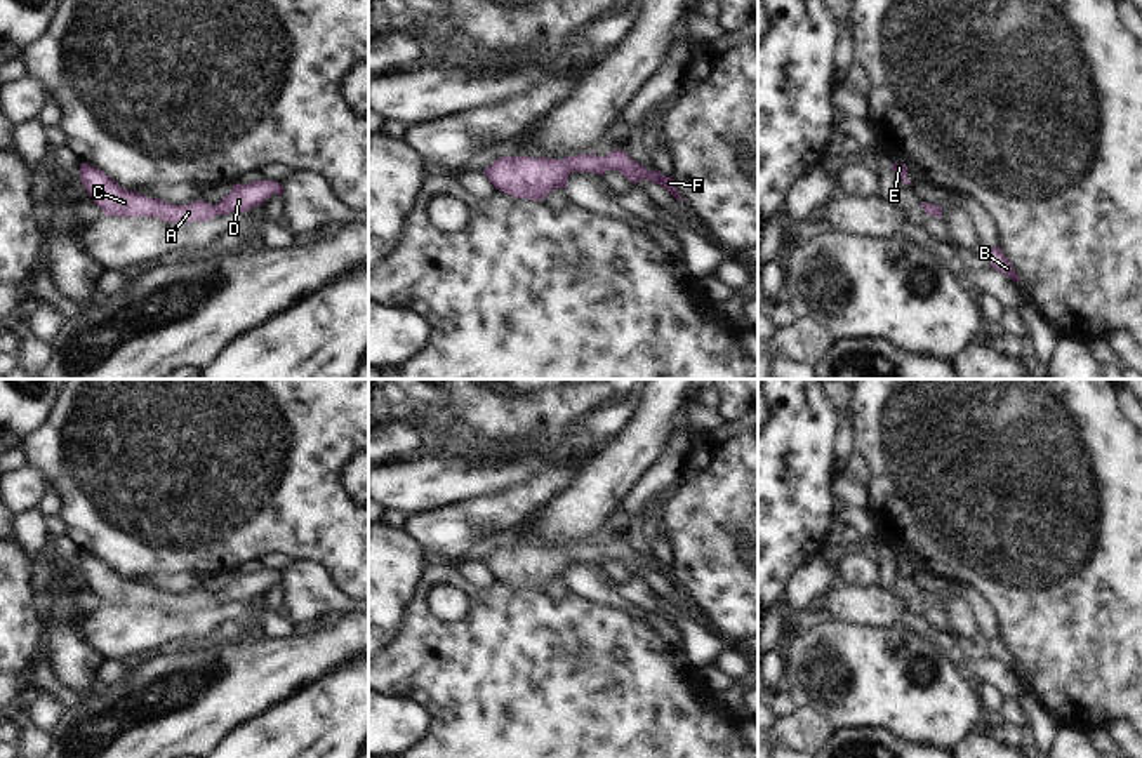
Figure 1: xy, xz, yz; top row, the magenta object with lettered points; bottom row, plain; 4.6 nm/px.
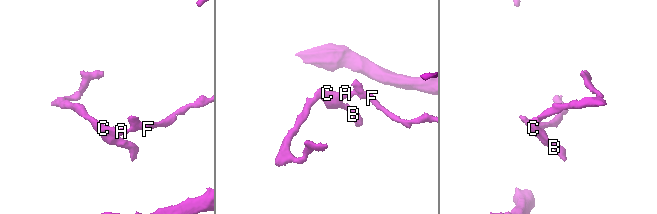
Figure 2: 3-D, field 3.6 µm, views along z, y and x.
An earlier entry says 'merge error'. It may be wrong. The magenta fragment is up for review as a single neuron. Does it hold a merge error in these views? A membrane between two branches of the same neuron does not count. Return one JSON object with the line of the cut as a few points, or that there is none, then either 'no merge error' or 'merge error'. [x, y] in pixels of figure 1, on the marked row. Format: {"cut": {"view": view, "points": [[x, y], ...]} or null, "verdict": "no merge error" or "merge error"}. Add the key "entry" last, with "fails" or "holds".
{"cut": null, "verdict": "no merge error", "entry": "fails"}

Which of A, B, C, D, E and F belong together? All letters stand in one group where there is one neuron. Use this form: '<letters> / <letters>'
A B C D E F

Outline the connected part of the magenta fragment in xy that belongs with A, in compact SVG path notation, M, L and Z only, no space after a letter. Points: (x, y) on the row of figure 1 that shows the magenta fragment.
M80 163L80 181L83 183L92 202L103 209L104 216L146 216L167 223L210 221L216 216L247 212L249 209L264 205L273 193L283 195L282 183L261 179L247 184L233 184L231 193L226 195L217 205L210 205L203 200L195 200L186 205L172 205L137 191L120 188L116 181L89 163Z

